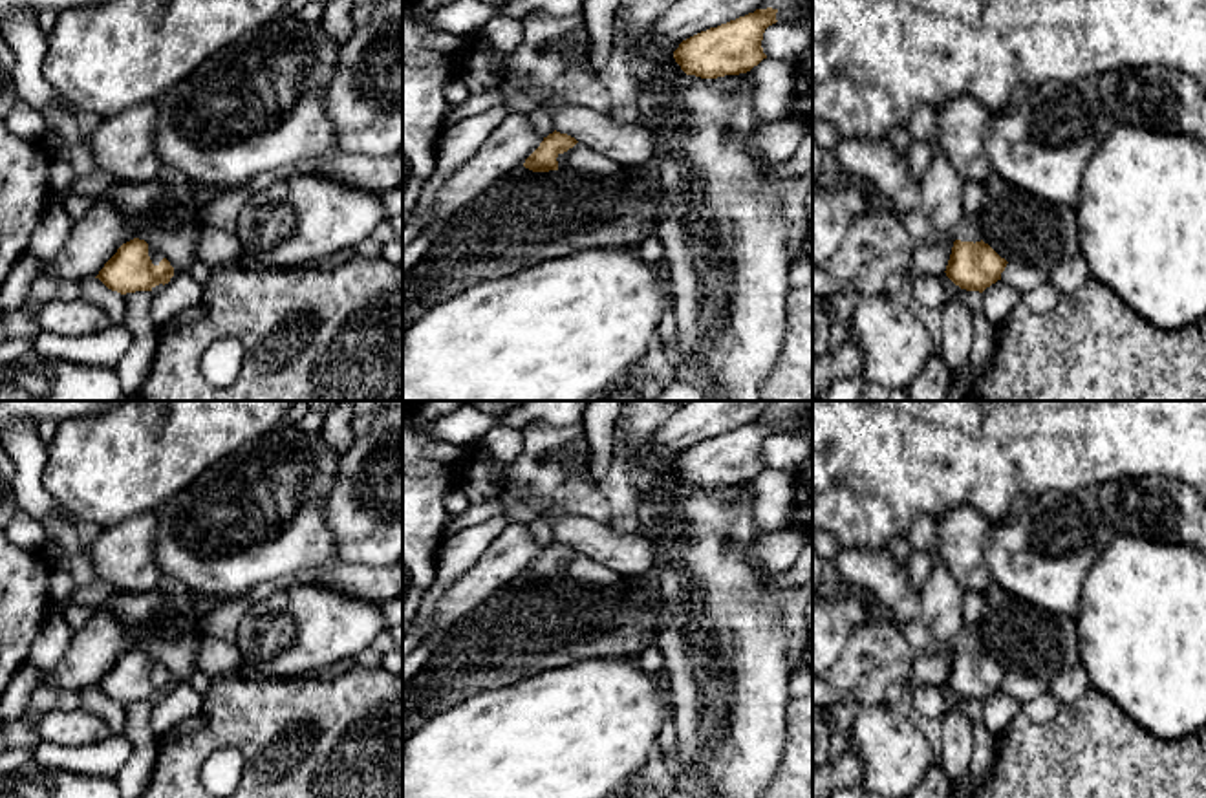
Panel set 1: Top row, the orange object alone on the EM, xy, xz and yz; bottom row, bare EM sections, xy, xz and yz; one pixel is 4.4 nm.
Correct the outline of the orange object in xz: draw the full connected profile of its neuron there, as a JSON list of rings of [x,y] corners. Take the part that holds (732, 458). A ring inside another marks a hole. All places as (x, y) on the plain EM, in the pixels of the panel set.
[[[756,419],[745,426],[701,441],[679,454],[675,472],[686,485],[717,489],[750,481],[767,465],[761,450],[769,436],[776,434],[778,419]]]

